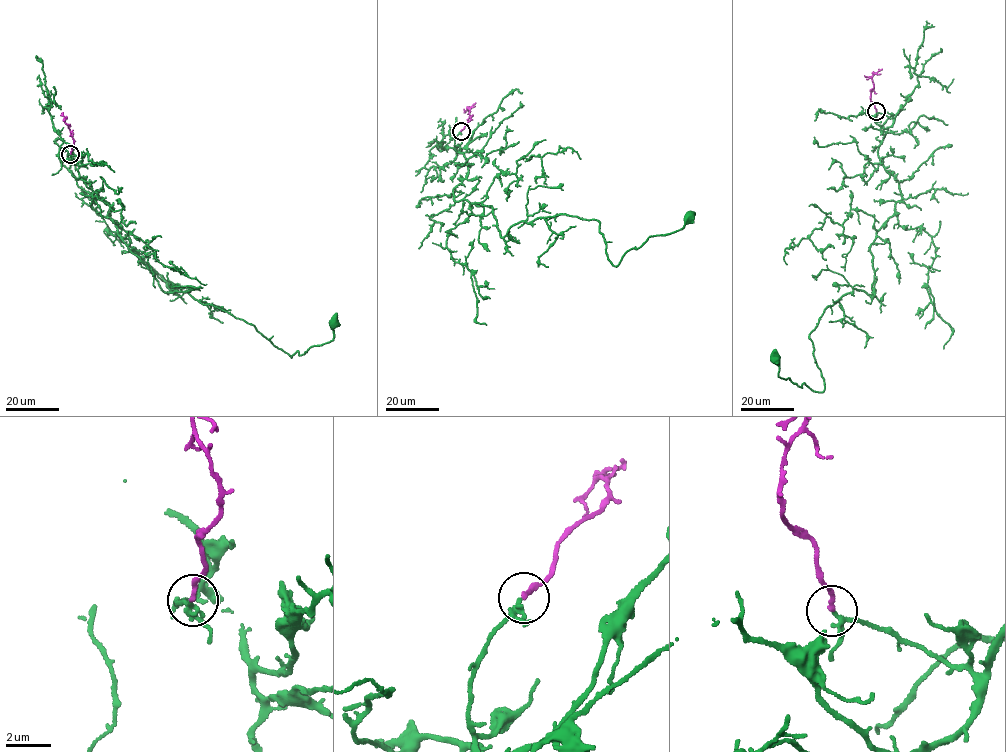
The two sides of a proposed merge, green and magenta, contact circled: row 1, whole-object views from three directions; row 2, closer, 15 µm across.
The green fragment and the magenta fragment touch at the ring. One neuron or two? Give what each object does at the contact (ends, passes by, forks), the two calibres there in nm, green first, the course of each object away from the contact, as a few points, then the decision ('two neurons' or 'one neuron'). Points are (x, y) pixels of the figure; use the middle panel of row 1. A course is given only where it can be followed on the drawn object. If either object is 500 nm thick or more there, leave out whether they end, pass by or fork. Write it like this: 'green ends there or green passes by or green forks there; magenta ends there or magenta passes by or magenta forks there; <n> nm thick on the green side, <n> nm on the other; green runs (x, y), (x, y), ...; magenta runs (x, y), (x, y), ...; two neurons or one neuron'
green passes by; magenta ends there; 160 nm thick on the green side, 190 nm on the other; green runs (460, 131), (467, 174), (454, 199), (491, 206), (501, 237), (561, 214), (598, 220), (617, 265), (691, 217); magenta runs (461, 131), (471, 118), (468, 108), (465, 112); one neuron

